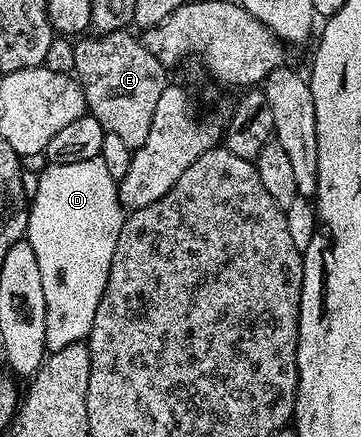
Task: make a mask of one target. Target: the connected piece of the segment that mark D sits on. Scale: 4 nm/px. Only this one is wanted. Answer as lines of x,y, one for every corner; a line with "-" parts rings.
90,159
89,161
73,161
72,163
51,163
47,165
47,168
43,171
43,176
39,179
39,184
35,187
35,195
33,191
33,198
29,203
29,210
27,213
27,233
25,236
25,241
33,249
33,257
37,257
37,269
41,269
41,290
45,293
45,341
47,342
48,352
60,351
65,349
67,345
73,345
74,343
82,343
86,340
87,335
91,331
91,326
93,325
93,313
97,313
97,305
101,301
101,297
105,293
105,285
109,281
109,269
111,268
111,262
113,261
113,249
117,249
117,237
121,233
123,228
123,220
125,218
125,208
122,203
119,202
119,188
117,186
117,181
109,173
109,169
105,169
105,161
103,159

